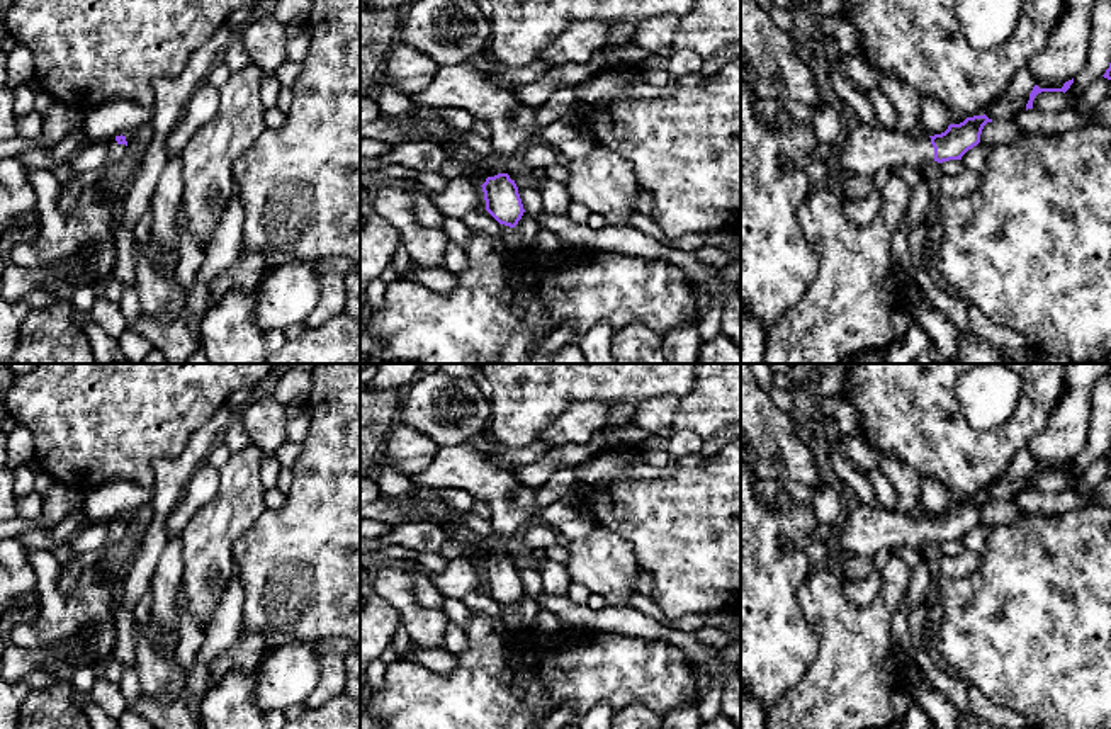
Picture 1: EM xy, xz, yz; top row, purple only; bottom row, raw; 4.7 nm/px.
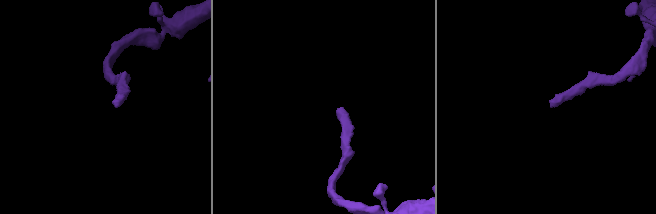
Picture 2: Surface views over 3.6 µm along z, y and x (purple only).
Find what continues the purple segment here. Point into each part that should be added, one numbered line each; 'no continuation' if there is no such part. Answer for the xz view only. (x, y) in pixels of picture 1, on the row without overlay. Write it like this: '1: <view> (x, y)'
1: xz (464, 466)

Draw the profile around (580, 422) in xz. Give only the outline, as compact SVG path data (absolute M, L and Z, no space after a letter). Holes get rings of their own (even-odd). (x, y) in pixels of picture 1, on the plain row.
M584 401L571 404L552 427L540 433L542 442L557 445L586 445L608 427L610 403Z

